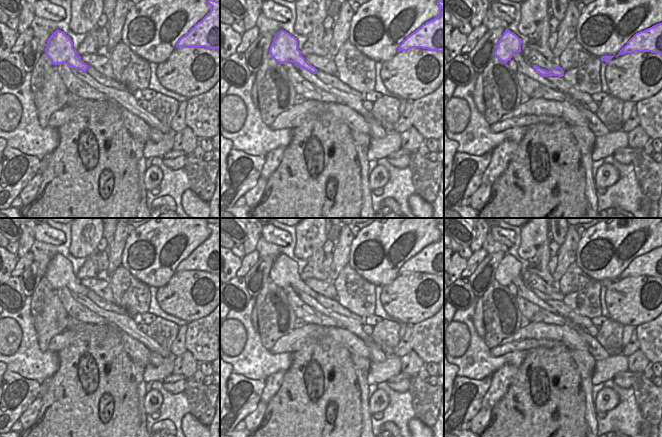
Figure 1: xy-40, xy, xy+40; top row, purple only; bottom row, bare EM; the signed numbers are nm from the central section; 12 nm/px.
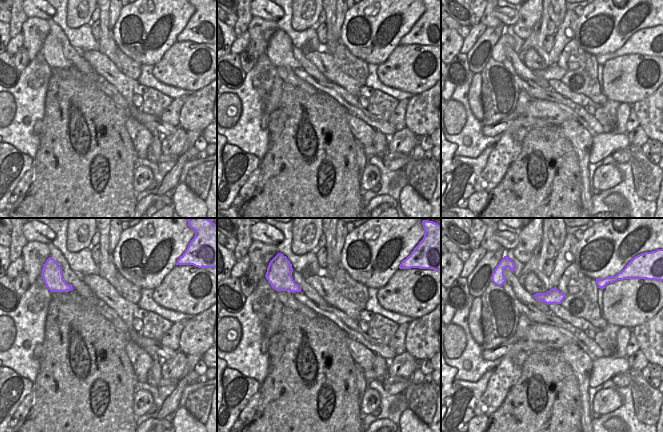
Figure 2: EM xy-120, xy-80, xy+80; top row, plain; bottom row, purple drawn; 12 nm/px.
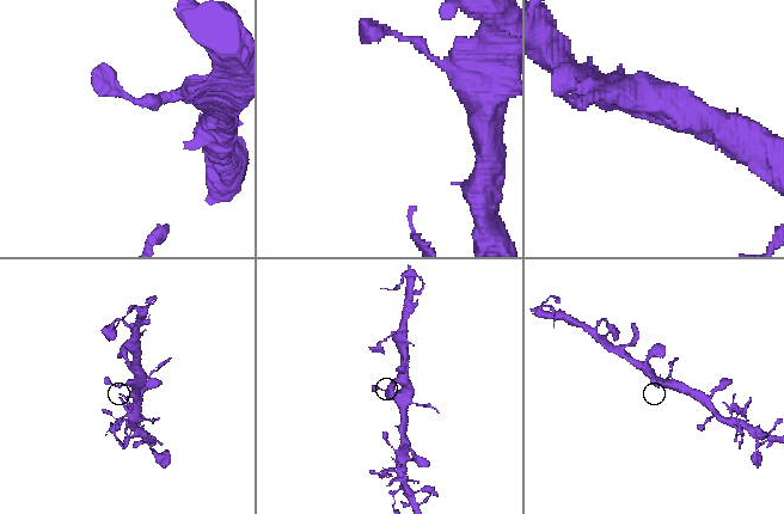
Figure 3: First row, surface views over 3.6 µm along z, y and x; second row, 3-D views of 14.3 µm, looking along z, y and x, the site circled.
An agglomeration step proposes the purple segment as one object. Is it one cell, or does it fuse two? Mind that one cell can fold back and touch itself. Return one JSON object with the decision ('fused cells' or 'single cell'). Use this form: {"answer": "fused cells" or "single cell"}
{"answer": "single cell"}

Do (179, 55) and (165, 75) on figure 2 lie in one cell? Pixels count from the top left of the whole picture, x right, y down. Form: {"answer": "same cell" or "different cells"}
{"answer": "same cell"}

